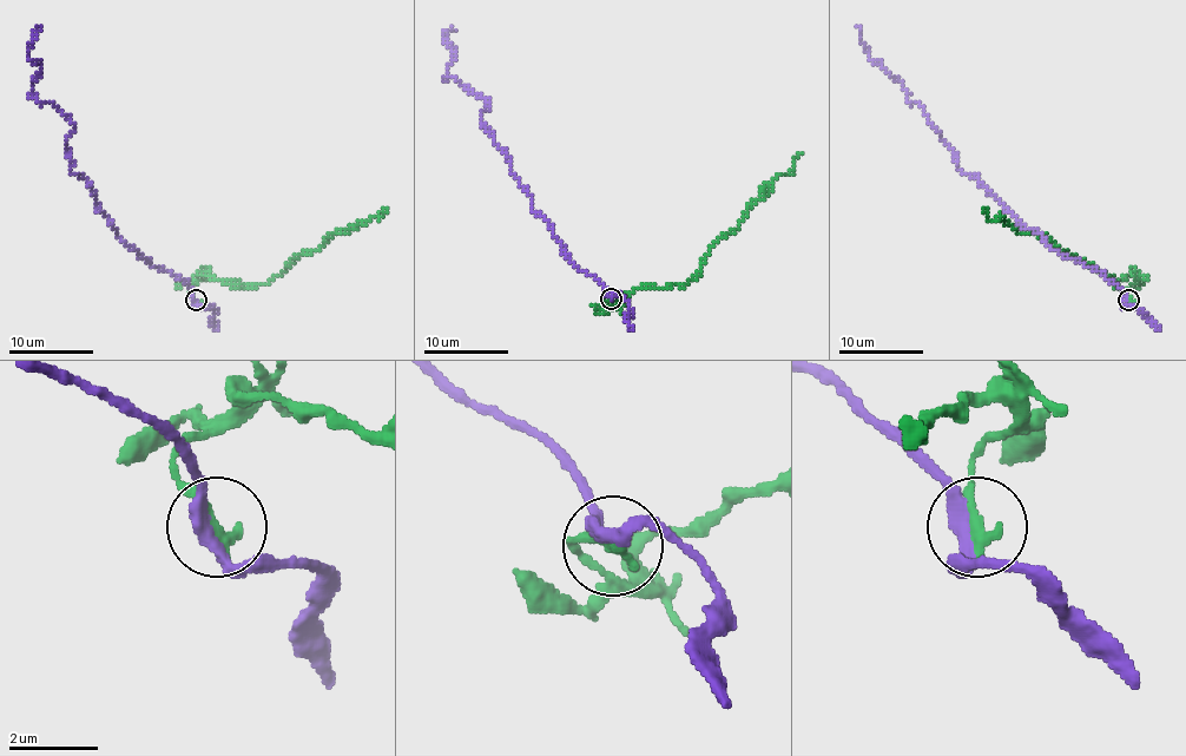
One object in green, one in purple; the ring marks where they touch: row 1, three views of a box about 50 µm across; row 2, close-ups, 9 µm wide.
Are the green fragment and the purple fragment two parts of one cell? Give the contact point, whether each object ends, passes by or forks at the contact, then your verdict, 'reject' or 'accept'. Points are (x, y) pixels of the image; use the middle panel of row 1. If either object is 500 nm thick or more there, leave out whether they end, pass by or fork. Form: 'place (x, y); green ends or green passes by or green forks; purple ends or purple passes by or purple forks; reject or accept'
place (611, 298); green ends; purple passes by; reject

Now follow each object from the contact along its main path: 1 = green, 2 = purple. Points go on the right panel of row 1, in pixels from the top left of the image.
1: (1130, 300), (1133, 276), (1114, 284), (1047, 236), (1022, 232), (1003, 217), (990, 219), (983, 209)
2: (1127, 300), (1108, 278), (1054, 251), (961, 171), (956, 152), (921, 107), (870, 59), (857, 27)

